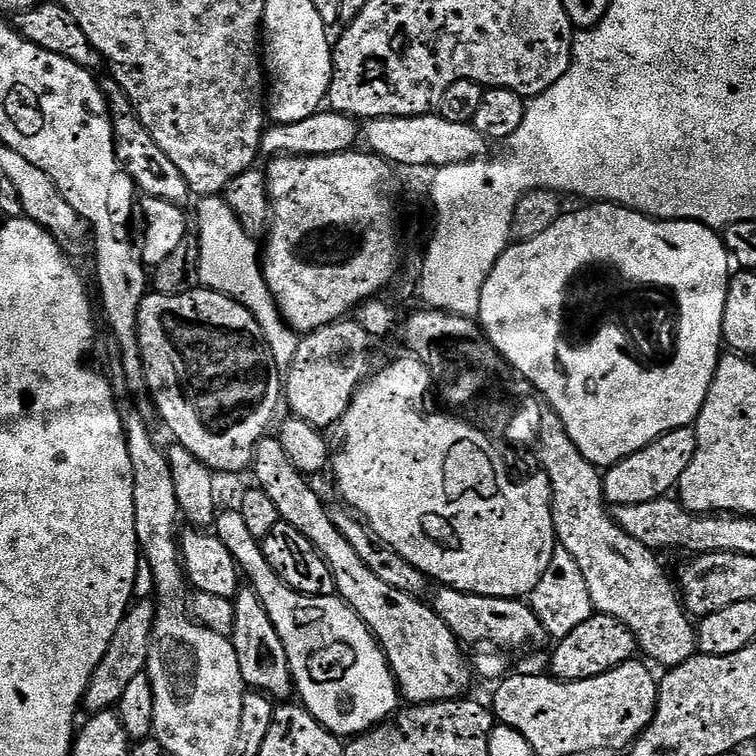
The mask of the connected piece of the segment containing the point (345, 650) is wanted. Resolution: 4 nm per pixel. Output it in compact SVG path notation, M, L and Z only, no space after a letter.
M221 511L216 517L214 534L222 542L222 546L230 550L237 568L247 583L255 589L258 598L262 598L262 606L266 606L266 614L270 614L270 622L274 622L274 630L278 630L278 638L282 638L282 646L286 646L286 658L290 662L295 695L300 695L299 703L307 708L308 713L322 727L337 737L351 738L375 728L397 711L402 697L396 677L392 675L392 668L376 637L353 608L348 607L337 595L307 596L286 586L286 582L282 582L282 578L274 574L274 566L266 562L261 541L256 540L254 534L250 534L240 511Z

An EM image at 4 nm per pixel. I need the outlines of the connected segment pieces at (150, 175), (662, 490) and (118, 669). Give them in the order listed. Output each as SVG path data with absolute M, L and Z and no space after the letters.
M111 78L101 79L99 85L108 103L108 113L114 130L114 154L129 180L139 191L140 188L144 191L145 197L153 196L171 204L187 205L190 193L186 178L182 178L178 166L174 166L174 162L170 162L170 158L166 158L166 153L162 150L162 146L158 146L158 142L154 142L150 130L146 130L146 126L142 126L142 118L138 118L130 98L122 90L122 86L118 86L118 82Z
M695 427L679 428L659 436L642 450L630 454L625 460L620 460L603 473L605 501L609 505L619 506L654 502L659 496L669 495L679 485L682 474L686 474L686 466L690 466L695 449Z
M151 599L136 600L129 607L128 613L118 622L118 630L114 630L114 638L110 638L110 646L106 646L106 654L102 654L102 662L94 670L90 682L84 691L85 713L106 712L119 705L126 685L134 674L145 671L148 667L148 647L152 641L152 627L156 621L156 606Z

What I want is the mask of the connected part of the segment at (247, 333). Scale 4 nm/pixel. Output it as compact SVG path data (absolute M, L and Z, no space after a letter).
M206 287L195 288L192 292L178 294L177 296L157 296L149 294L144 297L140 313L138 314L138 334L140 335L140 349L142 350L142 362L144 363L144 378L147 391L152 391L152 400L160 411L166 427L172 431L172 440L177 444L186 446L194 458L198 458L213 473L240 472L251 465L258 442L269 435L272 419L276 416L276 407L282 404L282 369L274 362L274 354L270 354L270 346L262 334L262 326L237 300L231 300L229 296L223 296L220 292L212 292Z

